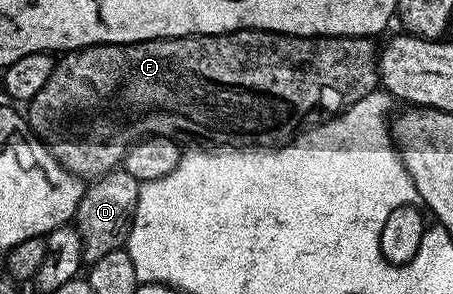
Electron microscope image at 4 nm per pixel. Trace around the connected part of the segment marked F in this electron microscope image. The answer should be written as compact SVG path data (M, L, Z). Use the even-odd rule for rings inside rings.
M227 31L225 35L181 35L179 39L149 39L143 43L103 43L101 47L83 47L81 51L63 54L55 62L52 77L28 104L28 122L34 134L50 148L60 165L83 181L93 181L107 175L121 164L128 148L140 139L152 135L175 141L199 139L202 145L225 145L230 149L273 149L295 138L303 126L302 118L323 107L326 113L341 113L360 97L379 86L378 52L375 40L365 35L285 35L279 31Z

